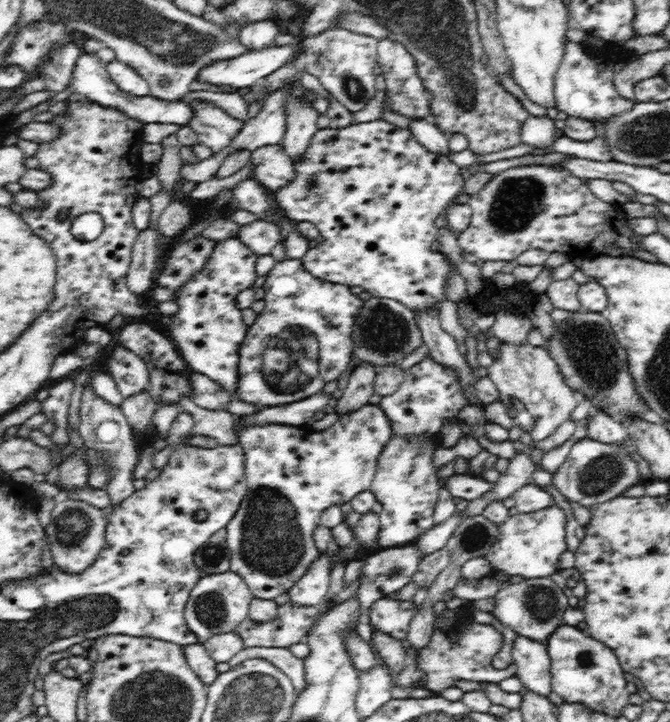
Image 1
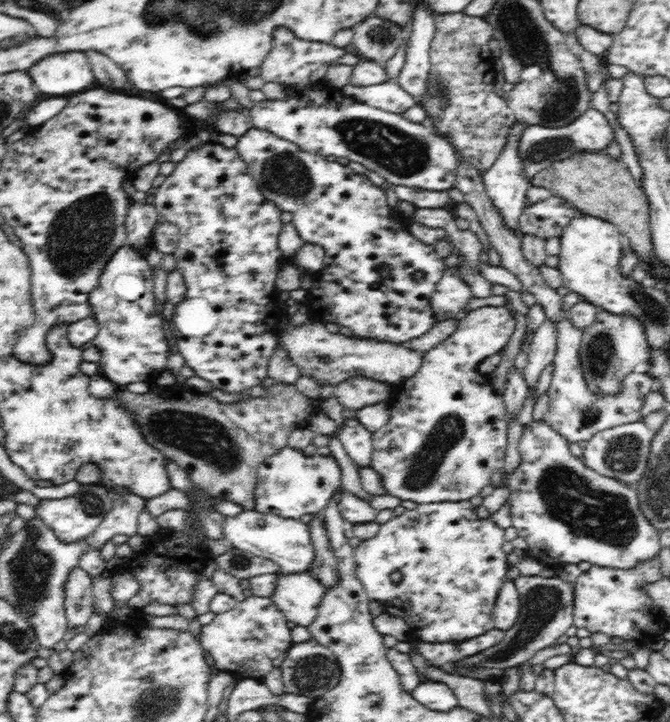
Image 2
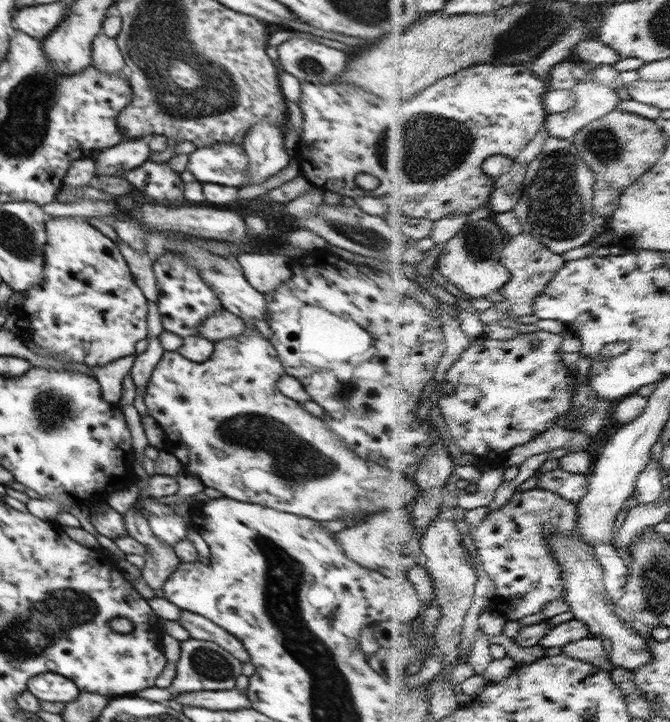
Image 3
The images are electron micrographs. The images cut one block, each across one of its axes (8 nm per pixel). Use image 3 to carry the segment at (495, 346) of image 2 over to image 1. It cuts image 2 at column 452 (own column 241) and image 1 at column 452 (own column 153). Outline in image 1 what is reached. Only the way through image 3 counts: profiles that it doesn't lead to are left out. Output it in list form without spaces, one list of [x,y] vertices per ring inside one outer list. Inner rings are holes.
[[[431,357],[411,366],[404,374],[404,382],[390,396],[383,396],[379,406],[386,413],[391,429],[406,439],[434,437],[440,434],[445,419],[455,418],[457,412],[468,405],[467,398],[453,370],[443,367]]]

